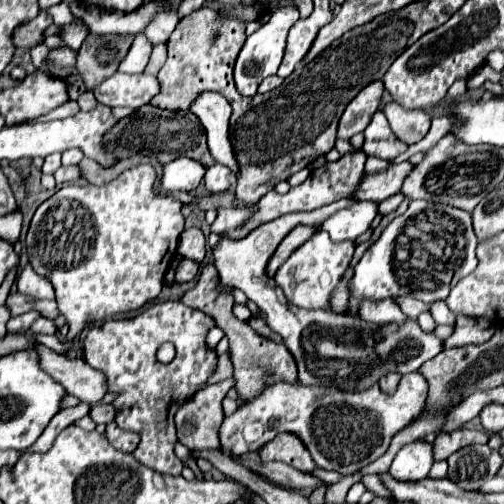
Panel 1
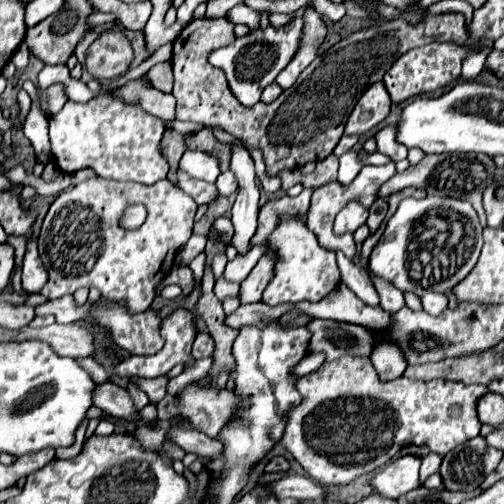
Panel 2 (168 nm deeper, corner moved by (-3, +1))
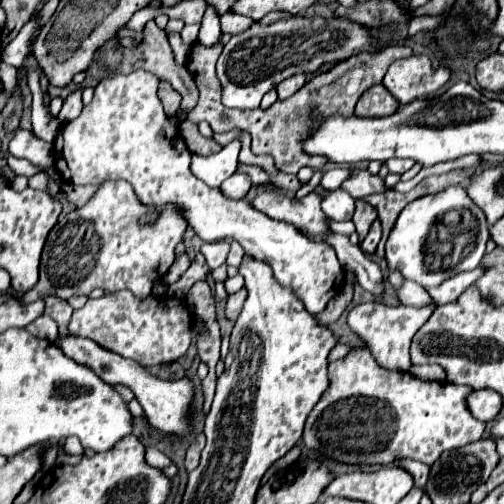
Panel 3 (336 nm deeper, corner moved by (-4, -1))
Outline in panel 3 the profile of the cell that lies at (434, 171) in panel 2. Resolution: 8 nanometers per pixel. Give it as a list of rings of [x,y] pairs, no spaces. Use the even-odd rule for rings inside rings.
[[[366,168],[352,172],[344,182],[342,188],[352,196],[352,198],[364,198],[368,194],[376,194],[376,192],[386,192],[384,182],[380,180],[380,176],[372,176]]]

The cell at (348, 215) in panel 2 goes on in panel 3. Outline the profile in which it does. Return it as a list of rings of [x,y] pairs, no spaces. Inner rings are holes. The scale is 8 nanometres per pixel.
[[[342,188],[330,190],[330,192],[326,192],[322,196],[322,212],[328,214],[330,220],[336,220],[336,222],[352,220],[354,198],[346,190],[342,190]]]

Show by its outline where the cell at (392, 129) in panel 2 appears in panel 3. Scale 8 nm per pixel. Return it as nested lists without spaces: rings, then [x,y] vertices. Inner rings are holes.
[[[392,158],[386,162],[386,166],[390,168],[392,174],[404,174],[406,170],[410,170],[414,166],[412,160],[402,160],[402,158]]]

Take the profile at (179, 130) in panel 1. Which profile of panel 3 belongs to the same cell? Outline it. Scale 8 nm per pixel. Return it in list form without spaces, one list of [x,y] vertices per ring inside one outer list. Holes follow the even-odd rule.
[[[190,120],[182,122],[180,124],[180,132],[188,144],[188,148],[194,152],[194,154],[200,154],[200,156],[210,156],[210,154],[216,154],[222,146],[218,146],[212,138],[204,138],[200,136],[196,124],[192,124]]]

